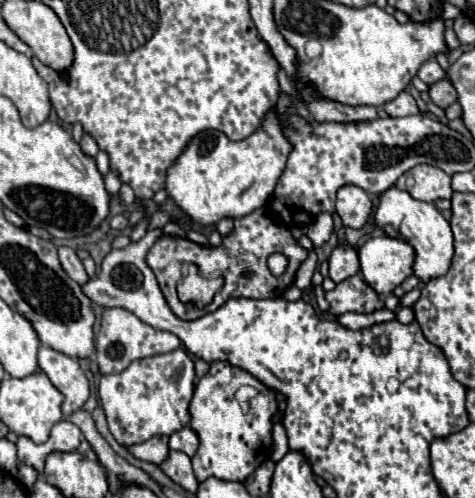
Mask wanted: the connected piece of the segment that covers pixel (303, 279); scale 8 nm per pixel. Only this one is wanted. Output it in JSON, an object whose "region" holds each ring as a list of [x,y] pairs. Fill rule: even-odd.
{"region":[[[308,257],[308,259],[300,265],[300,269],[298,269],[294,285],[300,287],[300,289],[308,289],[308,287],[310,287],[310,281],[312,281],[314,269],[316,269],[316,257]]]}

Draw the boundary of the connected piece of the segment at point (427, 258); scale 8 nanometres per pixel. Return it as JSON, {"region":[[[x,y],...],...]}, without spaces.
{"region":[[[390,187],[380,197],[380,205],[376,207],[374,219],[378,227],[386,231],[386,235],[408,241],[416,251],[414,261],[414,275],[424,283],[432,281],[432,277],[444,277],[452,265],[452,229],[450,223],[442,217],[442,213],[432,203],[422,203],[412,199],[408,193],[398,191],[396,187]]]}

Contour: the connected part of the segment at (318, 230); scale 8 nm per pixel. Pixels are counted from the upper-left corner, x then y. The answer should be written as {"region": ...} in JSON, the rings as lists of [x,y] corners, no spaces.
{"region":[[[320,213],[320,217],[316,217],[316,221],[308,229],[308,237],[314,243],[314,249],[324,245],[330,239],[330,235],[332,235],[332,215]]]}

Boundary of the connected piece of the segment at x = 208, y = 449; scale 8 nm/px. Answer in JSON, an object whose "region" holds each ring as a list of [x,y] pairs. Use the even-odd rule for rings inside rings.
{"region":[[[224,361],[212,363],[210,371],[196,385],[190,403],[190,415],[192,429],[200,437],[200,447],[192,457],[198,481],[206,481],[208,477],[224,481],[244,481],[258,465],[262,465],[272,455],[272,417],[278,411],[276,393],[260,391],[250,401],[250,409],[244,413],[240,409],[240,403],[236,401],[236,391],[244,385],[250,385],[254,389],[268,389],[250,373]]]}

